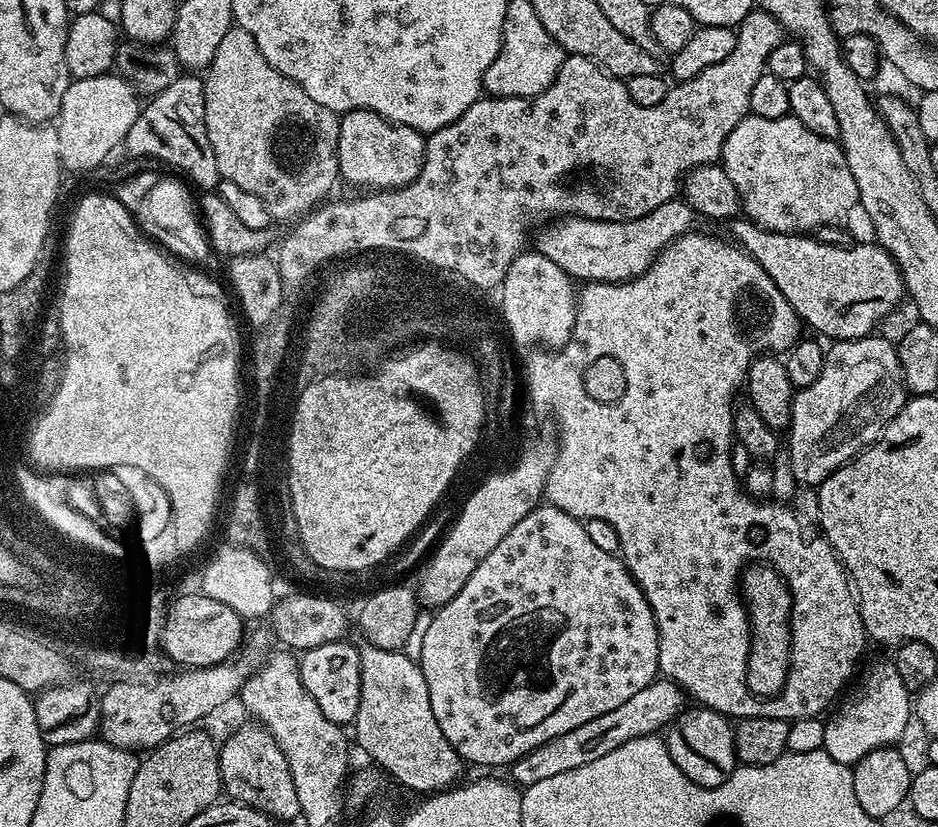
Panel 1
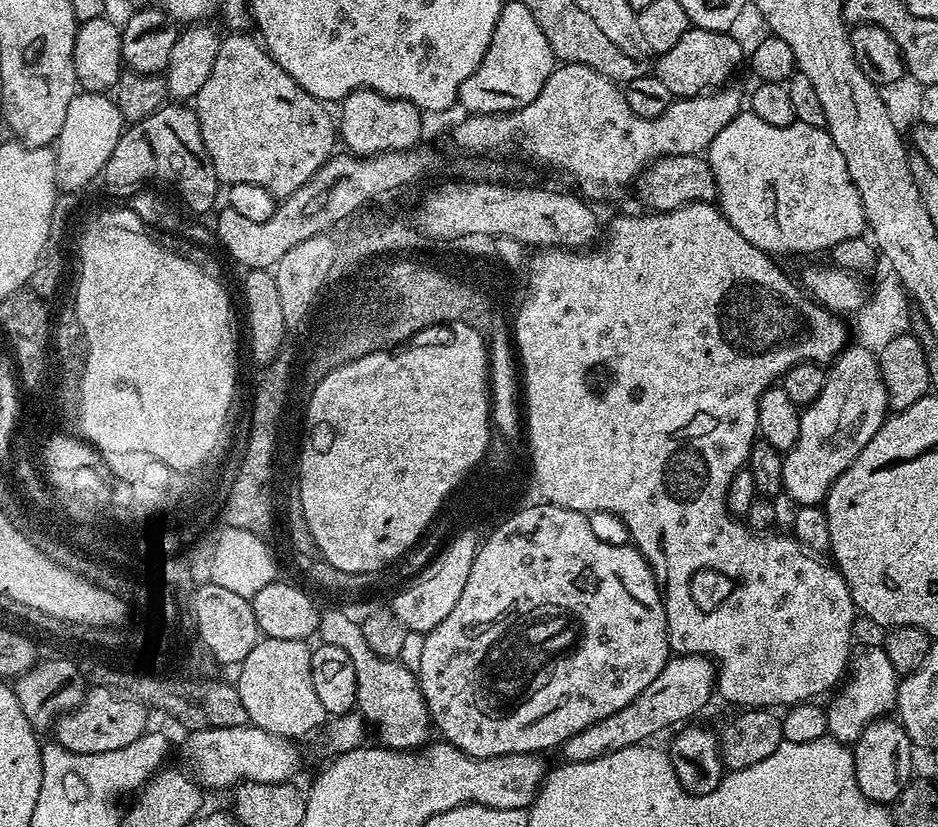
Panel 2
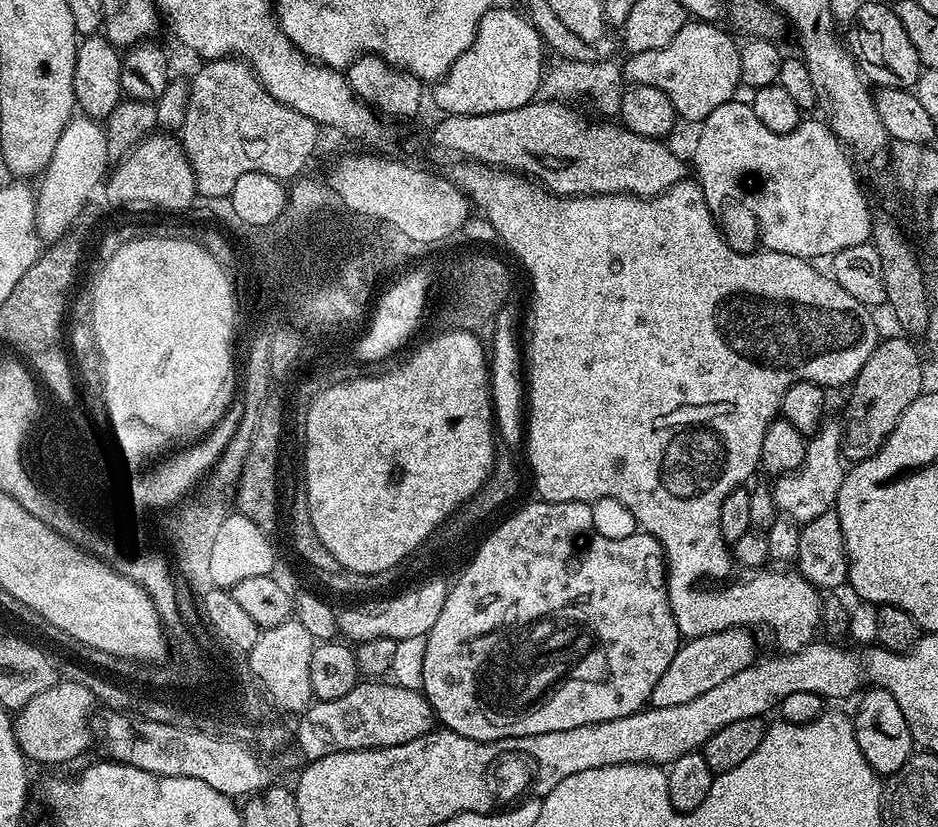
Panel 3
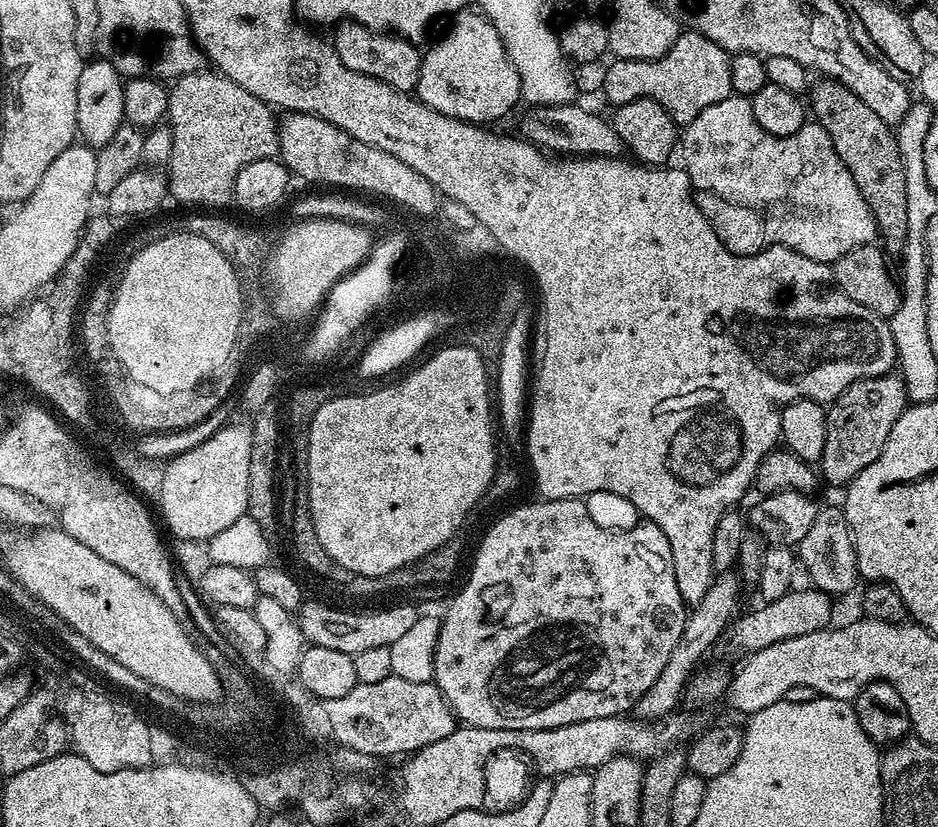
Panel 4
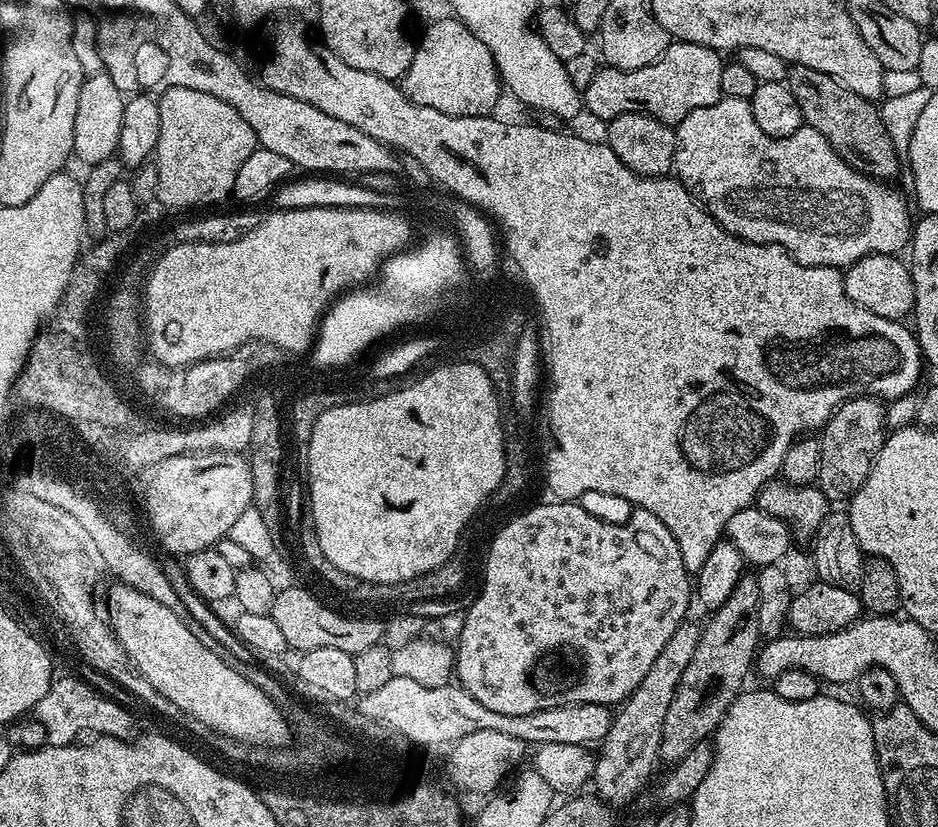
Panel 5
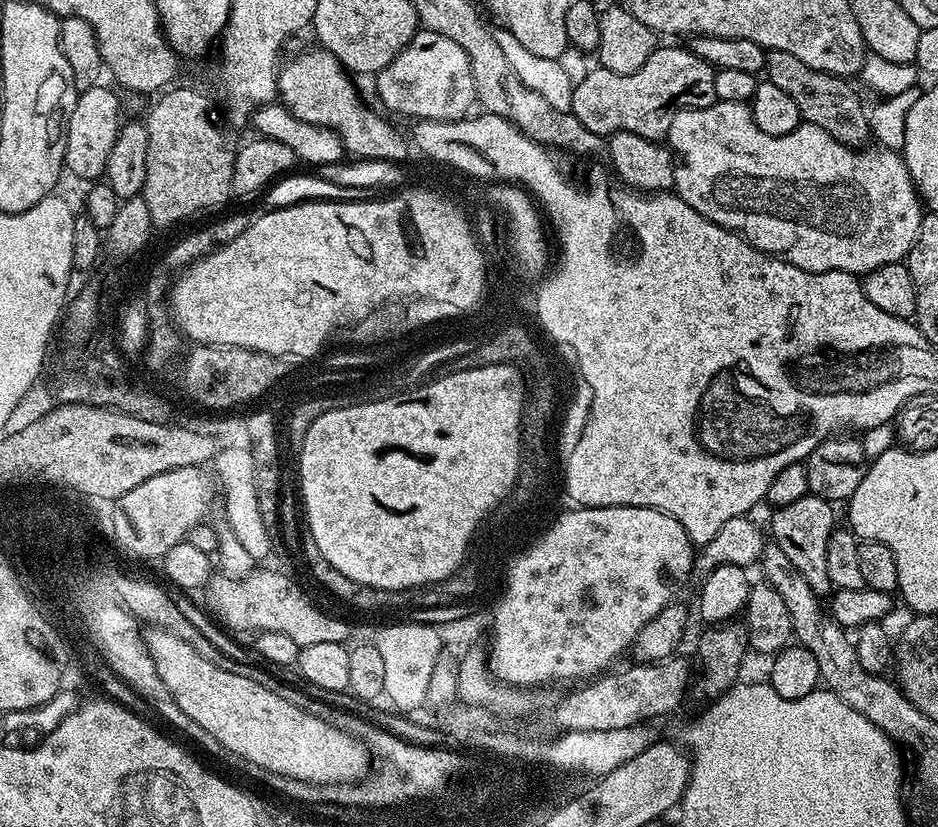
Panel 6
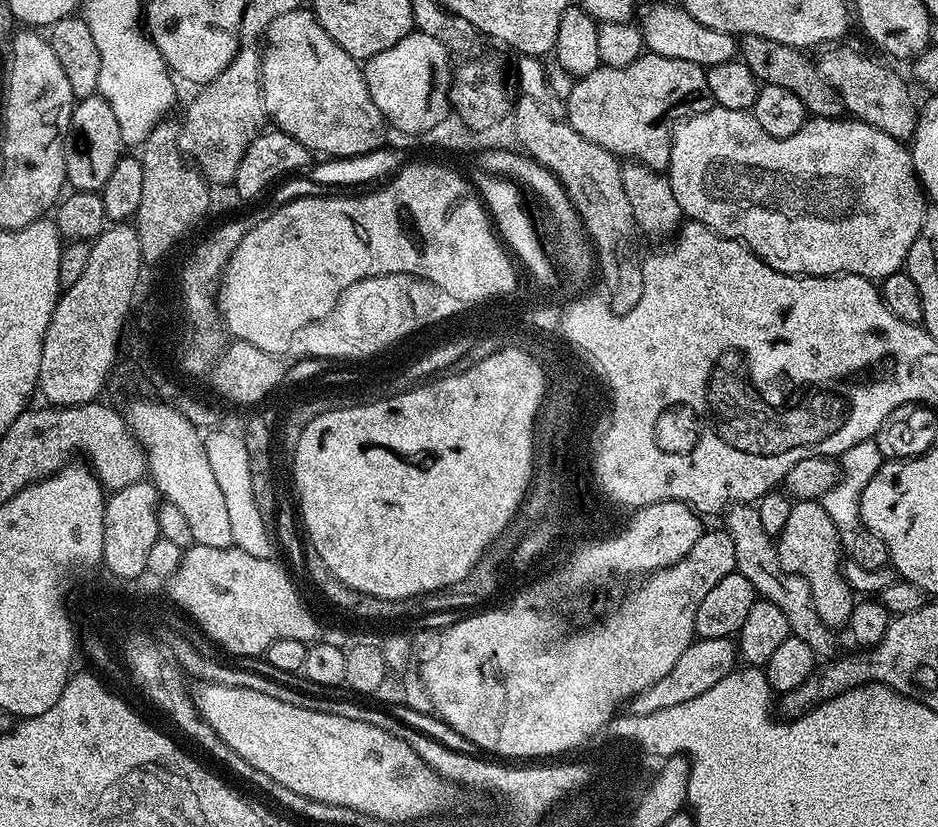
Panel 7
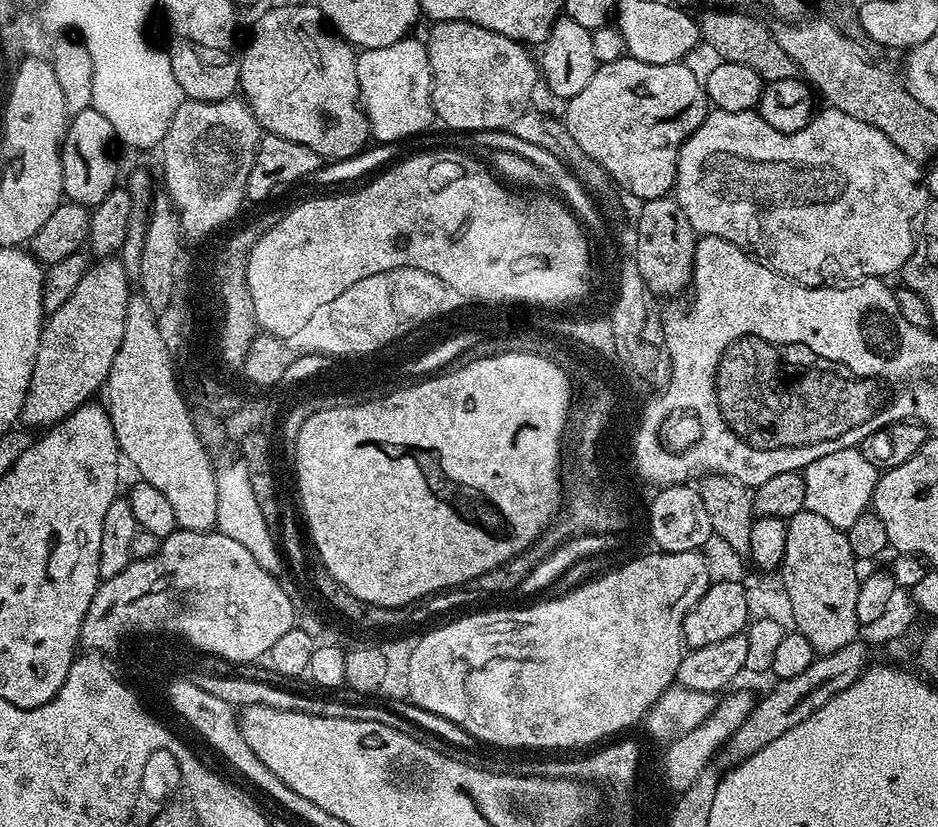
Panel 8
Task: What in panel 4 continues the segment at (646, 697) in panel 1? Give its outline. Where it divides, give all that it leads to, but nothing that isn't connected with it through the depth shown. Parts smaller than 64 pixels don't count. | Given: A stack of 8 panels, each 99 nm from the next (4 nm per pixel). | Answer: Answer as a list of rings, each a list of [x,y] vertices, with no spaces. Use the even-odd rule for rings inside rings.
[[[805,586],[789,591],[784,597],[776,601],[761,603],[761,608],[739,615],[729,624],[726,642],[736,652],[751,654],[762,650],[766,646],[774,646],[774,642],[786,642],[786,638],[798,638],[802,634],[814,634],[818,630],[829,627],[832,616],[833,597],[826,592],[819,592],[816,588]]]

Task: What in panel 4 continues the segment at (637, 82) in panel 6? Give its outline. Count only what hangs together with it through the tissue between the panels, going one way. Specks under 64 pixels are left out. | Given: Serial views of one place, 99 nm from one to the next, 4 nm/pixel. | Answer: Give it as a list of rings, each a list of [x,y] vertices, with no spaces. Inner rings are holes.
[[[695,30],[681,31],[679,38],[662,54],[662,58],[653,60],[617,60],[602,72],[602,94],[612,103],[619,106],[626,102],[634,102],[638,98],[650,98],[670,114],[677,126],[694,122],[706,106],[714,106],[714,102],[722,102],[733,95],[730,82],[730,66],[732,56],[722,46],[710,42]]]

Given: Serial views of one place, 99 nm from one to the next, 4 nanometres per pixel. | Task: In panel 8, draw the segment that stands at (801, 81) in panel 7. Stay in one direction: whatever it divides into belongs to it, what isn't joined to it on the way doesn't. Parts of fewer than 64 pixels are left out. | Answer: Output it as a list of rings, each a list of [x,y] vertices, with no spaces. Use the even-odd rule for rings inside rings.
[[[704,12],[698,16],[700,26],[700,39],[706,45],[709,44],[717,52],[721,61],[729,60],[738,62],[738,66],[750,66],[754,74],[758,74],[761,80],[785,80],[796,76],[798,69],[794,58],[778,46],[775,31],[767,28],[760,20],[747,16],[744,12]]]

